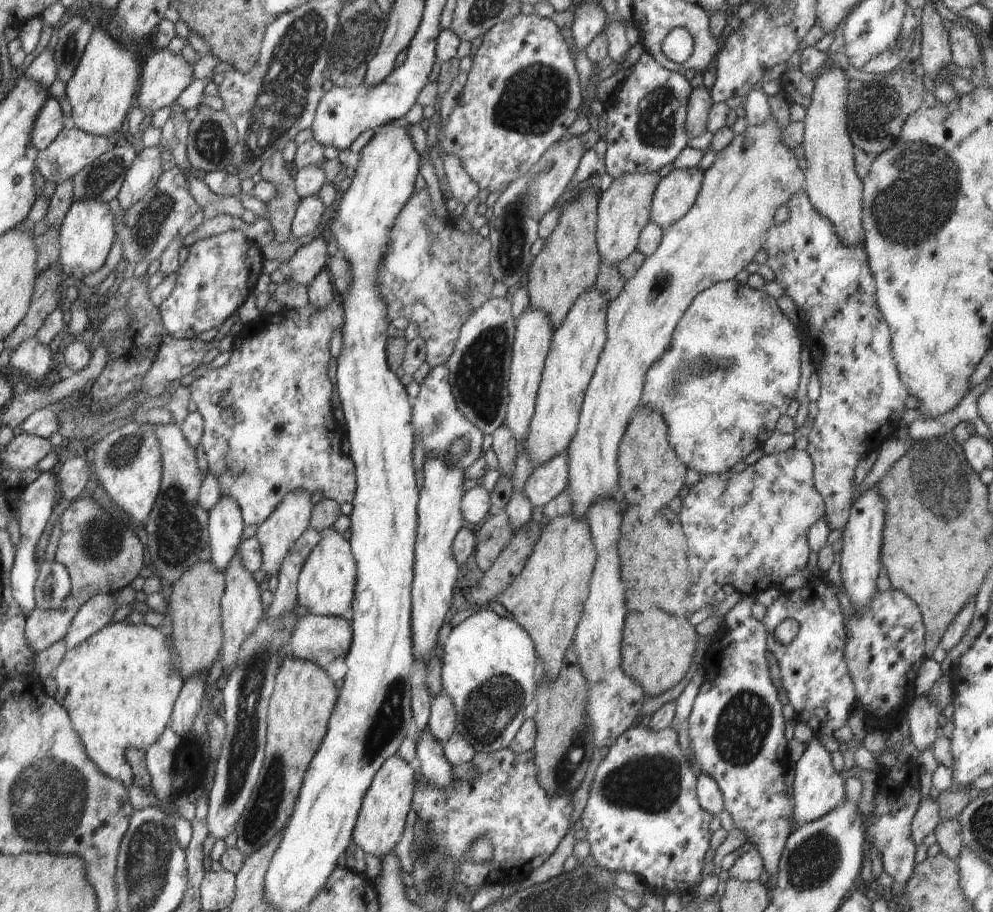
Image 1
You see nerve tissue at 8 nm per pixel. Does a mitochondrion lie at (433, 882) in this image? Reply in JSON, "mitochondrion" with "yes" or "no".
{"mitochondrion":"yes"}

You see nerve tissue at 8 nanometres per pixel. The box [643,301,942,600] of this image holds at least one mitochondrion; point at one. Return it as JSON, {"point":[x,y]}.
{"point":[679,387]}

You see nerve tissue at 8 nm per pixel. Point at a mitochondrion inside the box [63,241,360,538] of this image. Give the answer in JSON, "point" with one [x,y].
{"point":[125,450]}

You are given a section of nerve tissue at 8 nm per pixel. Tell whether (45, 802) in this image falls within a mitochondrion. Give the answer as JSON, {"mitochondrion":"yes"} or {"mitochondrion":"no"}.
{"mitochondrion":"yes"}

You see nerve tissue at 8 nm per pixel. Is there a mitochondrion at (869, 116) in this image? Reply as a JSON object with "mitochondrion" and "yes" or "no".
{"mitochondrion":"yes"}

